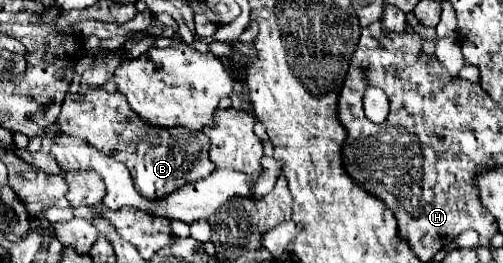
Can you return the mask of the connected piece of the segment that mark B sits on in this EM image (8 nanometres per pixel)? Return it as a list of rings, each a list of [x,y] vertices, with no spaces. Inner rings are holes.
[[[99,88],[87,92],[83,98],[67,94],[61,106],[61,132],[75,134],[103,154],[123,162],[131,172],[137,192],[145,198],[163,198],[215,170],[215,164],[209,160],[209,138],[203,132],[189,128],[149,128],[149,124],[137,128],[139,122],[121,92],[111,94]]]

